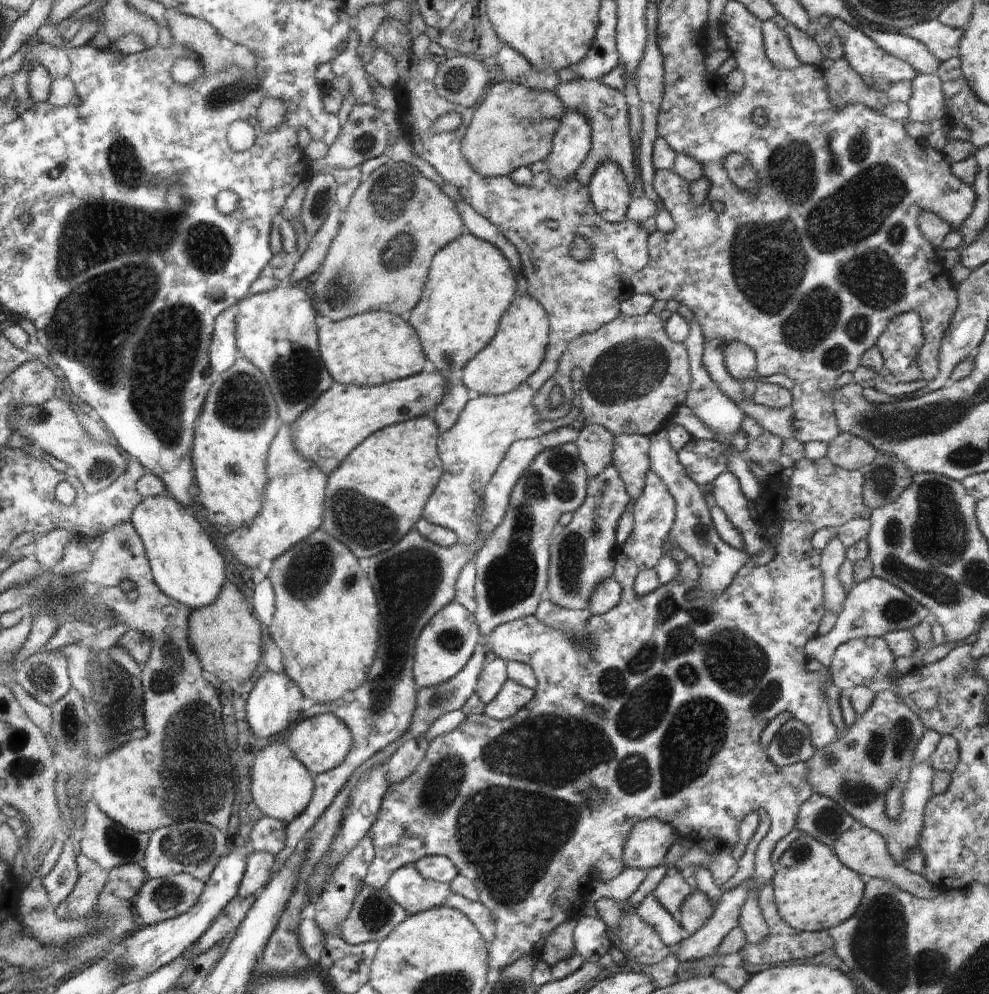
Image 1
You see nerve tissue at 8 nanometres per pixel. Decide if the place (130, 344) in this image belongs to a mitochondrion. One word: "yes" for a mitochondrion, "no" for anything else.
yes

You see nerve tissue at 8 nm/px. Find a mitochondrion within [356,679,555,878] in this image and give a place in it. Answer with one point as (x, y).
(437, 700)

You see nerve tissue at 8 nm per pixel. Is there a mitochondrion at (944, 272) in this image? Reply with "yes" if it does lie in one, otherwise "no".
no

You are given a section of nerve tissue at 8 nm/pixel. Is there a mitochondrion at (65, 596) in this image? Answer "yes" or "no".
yes

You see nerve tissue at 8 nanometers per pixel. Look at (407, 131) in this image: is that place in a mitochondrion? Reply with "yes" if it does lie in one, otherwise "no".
no

